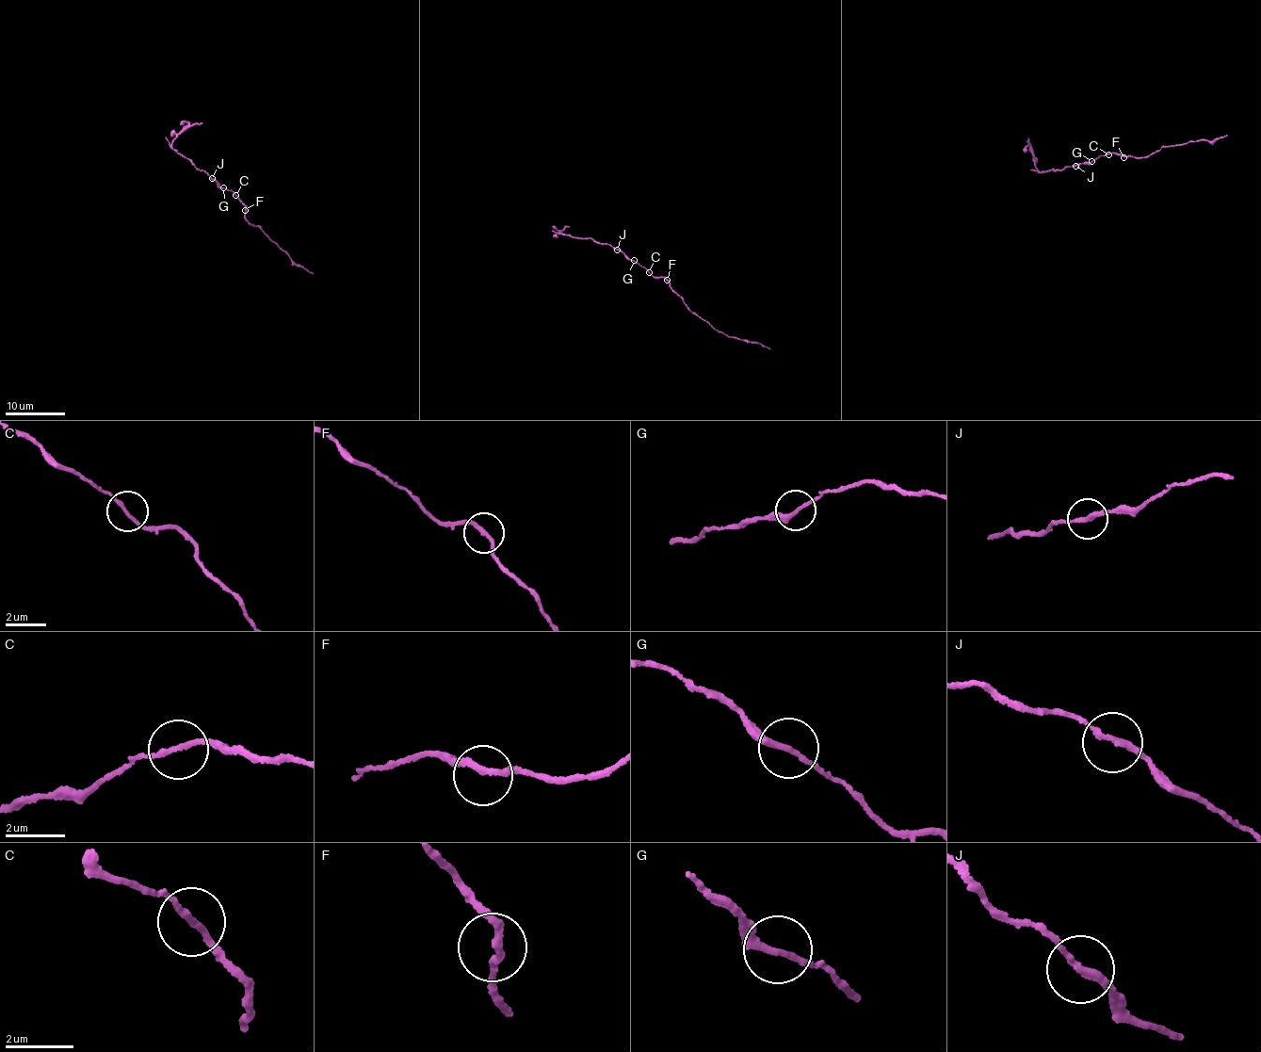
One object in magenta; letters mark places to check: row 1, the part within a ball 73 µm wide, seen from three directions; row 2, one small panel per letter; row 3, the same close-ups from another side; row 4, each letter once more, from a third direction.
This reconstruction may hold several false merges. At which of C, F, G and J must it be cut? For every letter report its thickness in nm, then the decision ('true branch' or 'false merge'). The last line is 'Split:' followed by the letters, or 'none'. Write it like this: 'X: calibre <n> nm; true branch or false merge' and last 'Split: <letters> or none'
C: calibre 170 nm; true branch
F: calibre 200 nm; true branch
G: calibre 180 nm; true branch
J: calibre 180 nm; false merge
Split: J

